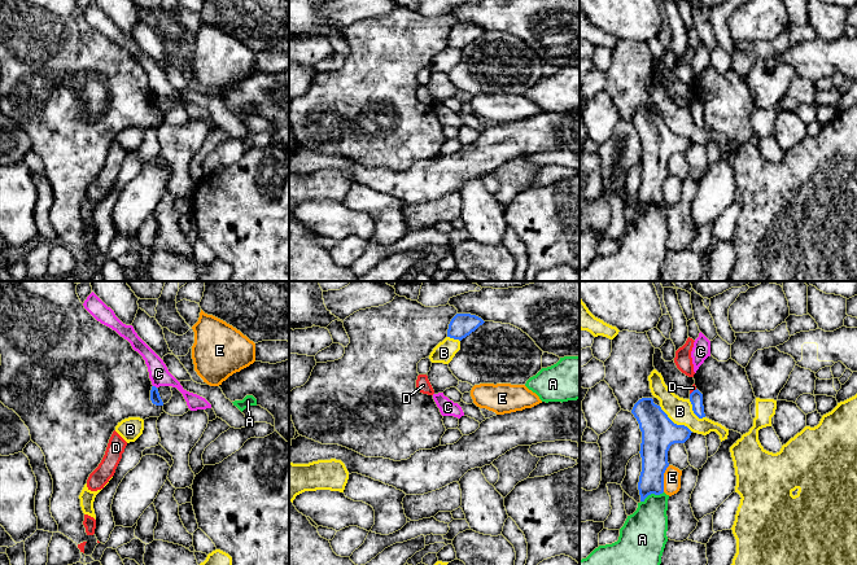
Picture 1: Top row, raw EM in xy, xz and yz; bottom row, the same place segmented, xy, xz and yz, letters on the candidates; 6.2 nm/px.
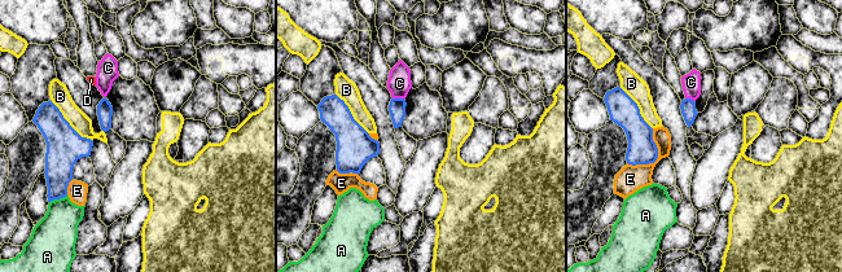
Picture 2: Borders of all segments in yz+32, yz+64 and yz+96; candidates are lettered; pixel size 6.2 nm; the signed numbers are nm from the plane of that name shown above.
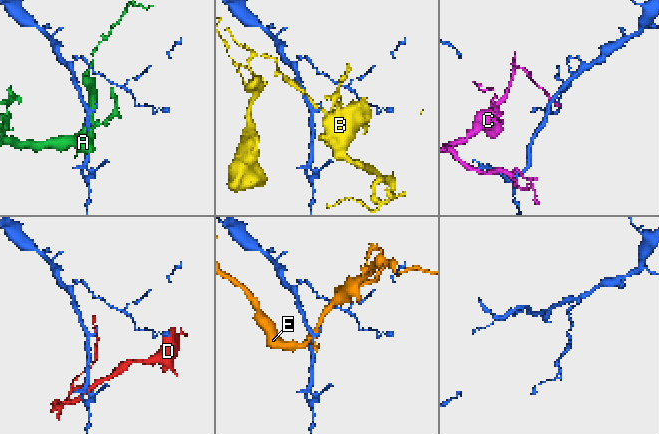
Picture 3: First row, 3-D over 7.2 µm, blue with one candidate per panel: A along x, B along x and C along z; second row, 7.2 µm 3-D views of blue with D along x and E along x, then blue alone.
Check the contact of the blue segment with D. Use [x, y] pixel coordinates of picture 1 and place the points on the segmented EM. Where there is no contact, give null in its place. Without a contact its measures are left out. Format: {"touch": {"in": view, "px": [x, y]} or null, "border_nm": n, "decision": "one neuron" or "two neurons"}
{"touch": {"in": "yz", "px": [692, 392]}, "border_nm": 60, "decision": "two neurons"}

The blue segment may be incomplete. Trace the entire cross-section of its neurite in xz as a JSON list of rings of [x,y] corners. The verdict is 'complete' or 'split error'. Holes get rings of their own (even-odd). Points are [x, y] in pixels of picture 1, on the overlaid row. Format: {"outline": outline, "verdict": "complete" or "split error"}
{"outline": [[[456,314],[449,324],[447,337],[462,341],[484,323],[485,321],[476,315]]], "verdict": "complete"}

